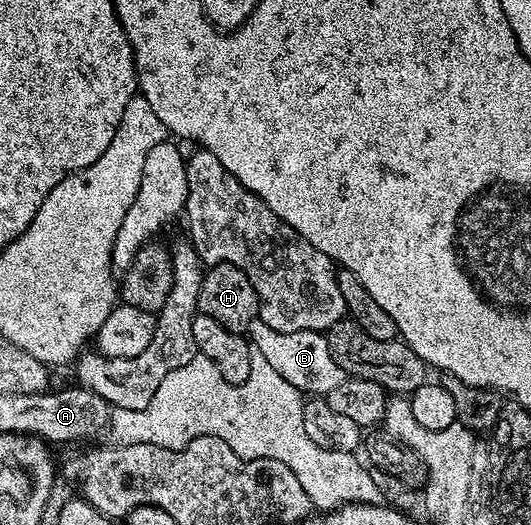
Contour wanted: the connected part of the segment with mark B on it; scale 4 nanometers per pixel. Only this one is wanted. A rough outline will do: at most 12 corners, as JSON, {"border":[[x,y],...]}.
{"border":[[255,321],[252,346],[305,396],[342,380],[325,334]]}

